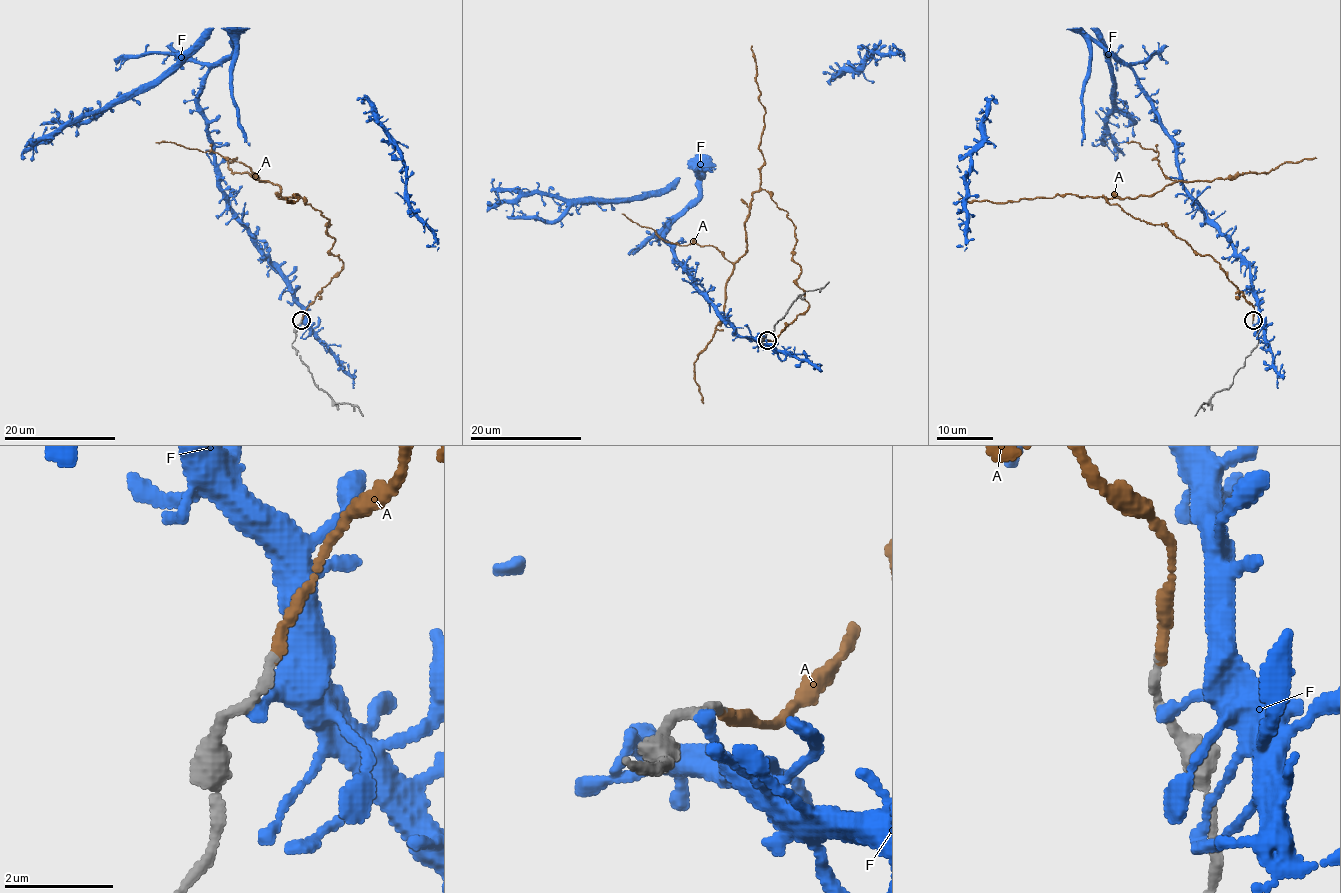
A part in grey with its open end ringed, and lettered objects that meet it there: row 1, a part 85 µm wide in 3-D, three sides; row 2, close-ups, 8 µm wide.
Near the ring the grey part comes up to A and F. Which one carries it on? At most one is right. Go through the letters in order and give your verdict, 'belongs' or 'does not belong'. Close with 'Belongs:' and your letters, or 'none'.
A: belongs
F: does not belong
Belongs: A

